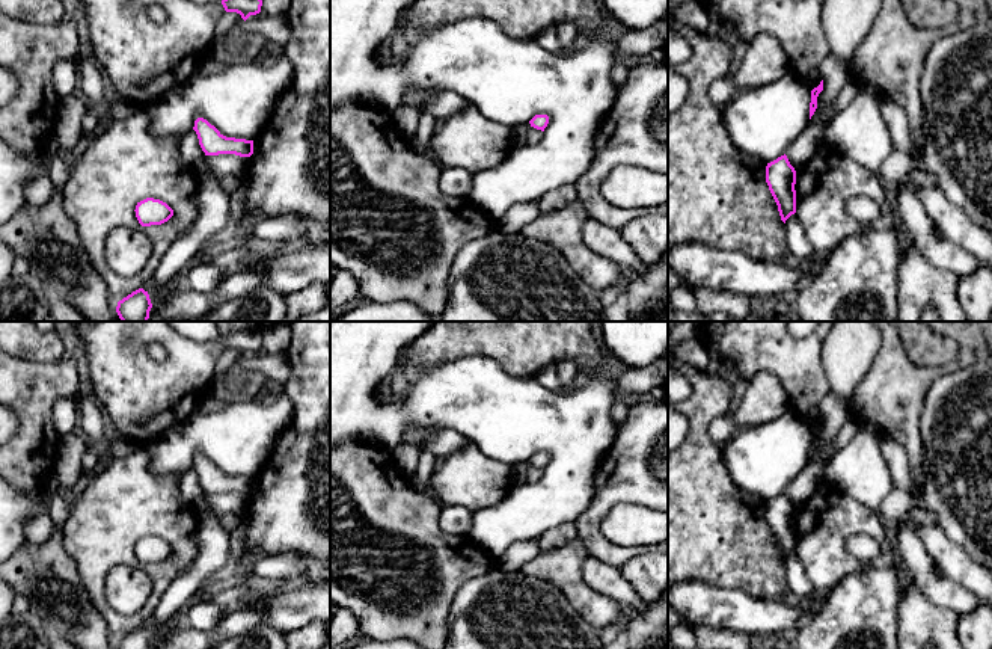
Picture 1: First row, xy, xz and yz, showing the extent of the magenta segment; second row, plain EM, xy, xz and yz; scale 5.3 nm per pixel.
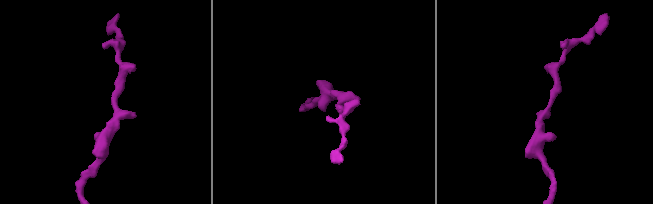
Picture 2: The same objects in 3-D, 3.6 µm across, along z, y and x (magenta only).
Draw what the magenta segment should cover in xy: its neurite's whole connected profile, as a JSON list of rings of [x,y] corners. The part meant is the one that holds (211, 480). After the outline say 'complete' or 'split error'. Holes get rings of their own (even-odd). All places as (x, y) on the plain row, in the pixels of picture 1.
[[[204,456],[194,459],[193,468],[205,494],[235,492],[250,495],[253,492],[253,478],[226,475]]]; complete

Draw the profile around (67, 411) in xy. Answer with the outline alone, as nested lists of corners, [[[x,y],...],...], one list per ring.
[[[59,398],[53,406],[53,424],[59,436],[75,432],[80,426],[78,398]]]

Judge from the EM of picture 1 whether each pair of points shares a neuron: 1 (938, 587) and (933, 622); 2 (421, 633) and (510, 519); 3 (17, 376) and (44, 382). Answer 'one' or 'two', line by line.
1: two
2: two
3: one

